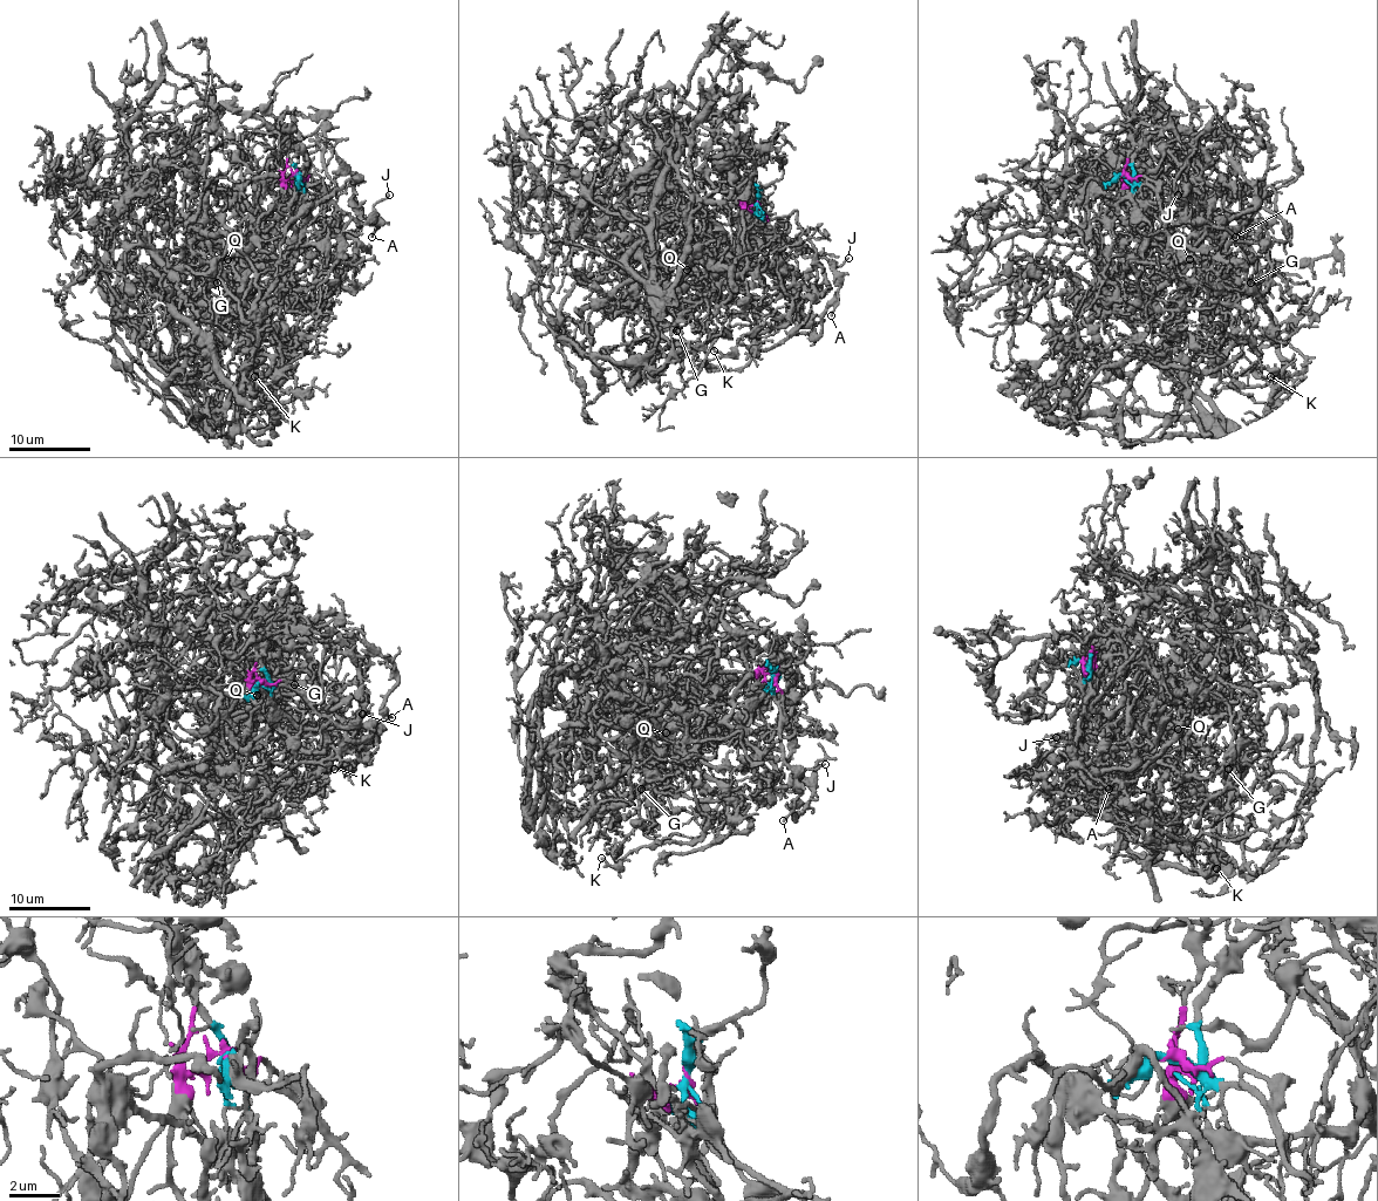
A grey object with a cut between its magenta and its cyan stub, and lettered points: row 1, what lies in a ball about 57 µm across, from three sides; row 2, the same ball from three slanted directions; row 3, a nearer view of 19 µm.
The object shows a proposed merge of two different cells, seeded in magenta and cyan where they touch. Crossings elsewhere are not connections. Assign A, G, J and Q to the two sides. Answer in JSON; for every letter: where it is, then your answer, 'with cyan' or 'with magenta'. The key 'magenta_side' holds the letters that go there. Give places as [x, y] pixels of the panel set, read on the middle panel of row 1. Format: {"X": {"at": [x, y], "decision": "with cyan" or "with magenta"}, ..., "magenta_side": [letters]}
{"A": {"at": [831, 315], "decision": "with cyan"}, "G": {"at": [676, 331], "decision": "with magenta"}, "J": {"at": [848, 258], "decision": "with cyan"}, "Q": {"at": [687, 270], "decision": "with magenta"}, "magenta_side": ["G", "Q"]}

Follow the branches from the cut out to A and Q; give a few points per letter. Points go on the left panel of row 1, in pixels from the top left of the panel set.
A: (298, 176), (360, 223), (379, 223), (372, 237)
Q: (298, 176), (292, 176), (279, 198), (281, 220), (294, 231), (275, 250), (279, 261), (243, 266), (229, 259)

